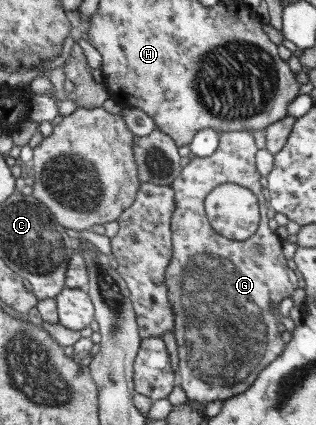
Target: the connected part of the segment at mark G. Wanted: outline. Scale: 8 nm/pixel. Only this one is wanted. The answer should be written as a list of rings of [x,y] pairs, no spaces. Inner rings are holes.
[[[222,132],[216,151],[208,157],[196,156],[190,160],[170,185],[175,191],[175,210],[171,219],[173,252],[171,262],[166,268],[165,280],[175,315],[173,334],[177,339],[179,357],[177,383],[184,389],[187,399],[200,407],[208,402],[226,400],[244,393],[254,383],[258,374],[284,351],[287,344],[278,331],[279,318],[270,312],[269,303],[280,303],[285,297],[291,297],[298,289],[298,277],[288,266],[286,256],[282,254],[282,240],[268,226],[268,200],[262,194],[261,175],[256,169],[256,151],[258,146],[250,132]],[[225,183],[234,183],[250,189],[259,202],[259,228],[252,237],[244,241],[222,237],[213,230],[207,220],[205,199],[215,187]]]

